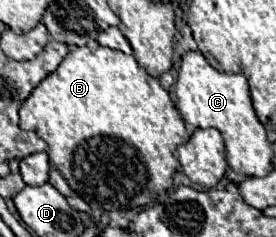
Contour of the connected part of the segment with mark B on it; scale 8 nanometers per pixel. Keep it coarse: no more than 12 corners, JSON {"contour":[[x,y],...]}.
{"contour":[[72,48],[20,108],[102,210],[172,188],[190,136],[120,50]]}

